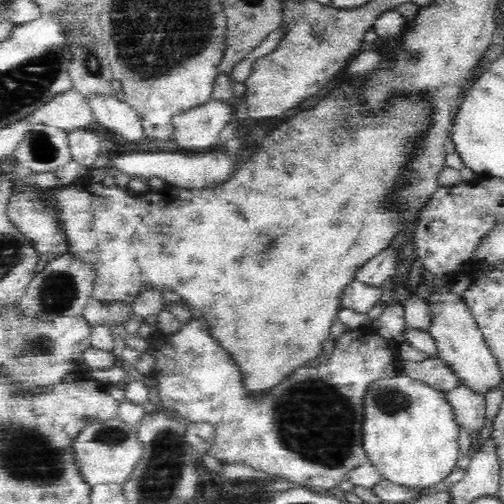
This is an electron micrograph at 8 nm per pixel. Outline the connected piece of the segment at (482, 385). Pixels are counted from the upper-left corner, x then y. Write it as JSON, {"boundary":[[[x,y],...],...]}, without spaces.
{"boundary":[[[437,287],[437,294],[426,298],[432,303],[430,334],[436,345],[437,357],[448,365],[452,374],[458,378],[459,384],[468,387],[476,395],[486,396],[488,392],[496,390],[502,382],[502,373],[470,311],[460,300],[459,293],[449,291],[443,294]]]}

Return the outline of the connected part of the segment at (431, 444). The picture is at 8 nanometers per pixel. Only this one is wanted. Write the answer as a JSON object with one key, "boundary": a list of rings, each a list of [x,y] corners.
{"boundary":[[[409,376],[382,377],[368,385],[363,396],[362,446],[369,462],[382,475],[382,479],[408,487],[429,488],[445,479],[461,458],[458,454],[458,436],[461,432],[454,420],[447,393],[432,388]]]}

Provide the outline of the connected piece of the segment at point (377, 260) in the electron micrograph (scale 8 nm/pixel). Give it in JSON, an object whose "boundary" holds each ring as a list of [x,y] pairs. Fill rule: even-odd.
{"boundary":[[[390,247],[382,250],[355,270],[354,278],[362,284],[380,287],[384,280],[391,279],[396,272],[398,251]]]}

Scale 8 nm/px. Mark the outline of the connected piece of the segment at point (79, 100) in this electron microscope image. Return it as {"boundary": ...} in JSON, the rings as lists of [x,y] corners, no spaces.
{"boundary":[[[75,89],[57,95],[30,114],[34,123],[65,130],[67,133],[92,124],[94,117],[86,97]]]}

